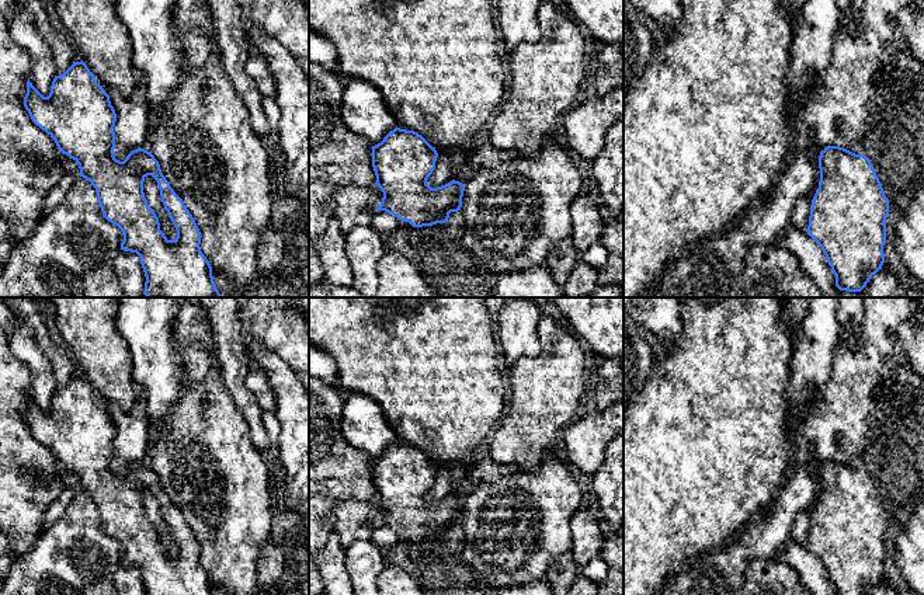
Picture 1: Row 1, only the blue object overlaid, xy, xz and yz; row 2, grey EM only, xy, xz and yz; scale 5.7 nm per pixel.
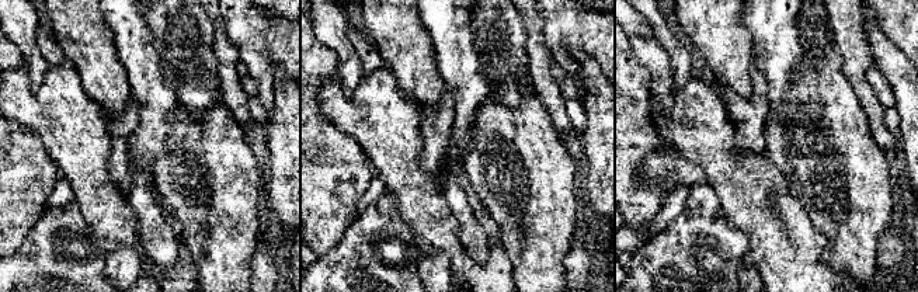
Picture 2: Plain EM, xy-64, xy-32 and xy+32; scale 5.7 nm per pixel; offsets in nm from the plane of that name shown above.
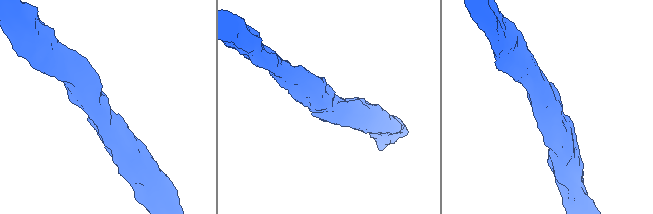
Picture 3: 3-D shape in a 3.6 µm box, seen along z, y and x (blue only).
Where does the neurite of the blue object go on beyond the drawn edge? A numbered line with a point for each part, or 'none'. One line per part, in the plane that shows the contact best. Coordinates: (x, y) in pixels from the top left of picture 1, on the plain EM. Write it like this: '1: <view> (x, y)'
none

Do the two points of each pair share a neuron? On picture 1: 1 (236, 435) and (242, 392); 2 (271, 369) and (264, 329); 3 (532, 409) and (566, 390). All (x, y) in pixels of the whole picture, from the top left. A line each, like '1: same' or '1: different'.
1: different
2: different
3: same

